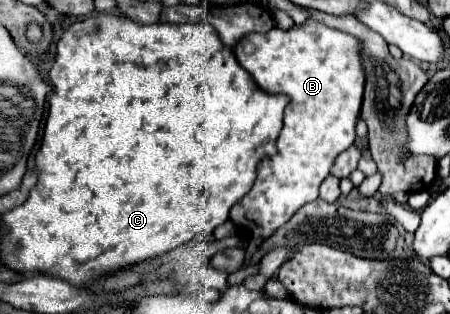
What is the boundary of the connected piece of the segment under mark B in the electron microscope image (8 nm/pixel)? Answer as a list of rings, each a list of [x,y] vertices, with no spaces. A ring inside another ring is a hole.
[[[313,18],[289,30],[271,28],[265,34],[247,34],[233,48],[239,64],[253,76],[261,90],[269,94],[287,94],[291,98],[291,104],[285,108],[285,126],[277,138],[279,152],[259,164],[253,188],[231,208],[231,220],[235,222],[239,234],[245,230],[245,234],[251,238],[269,238],[301,206],[319,198],[319,186],[329,176],[333,160],[355,142],[355,124],[359,120],[365,86],[361,48],[363,46],[355,36],[329,28]]]

